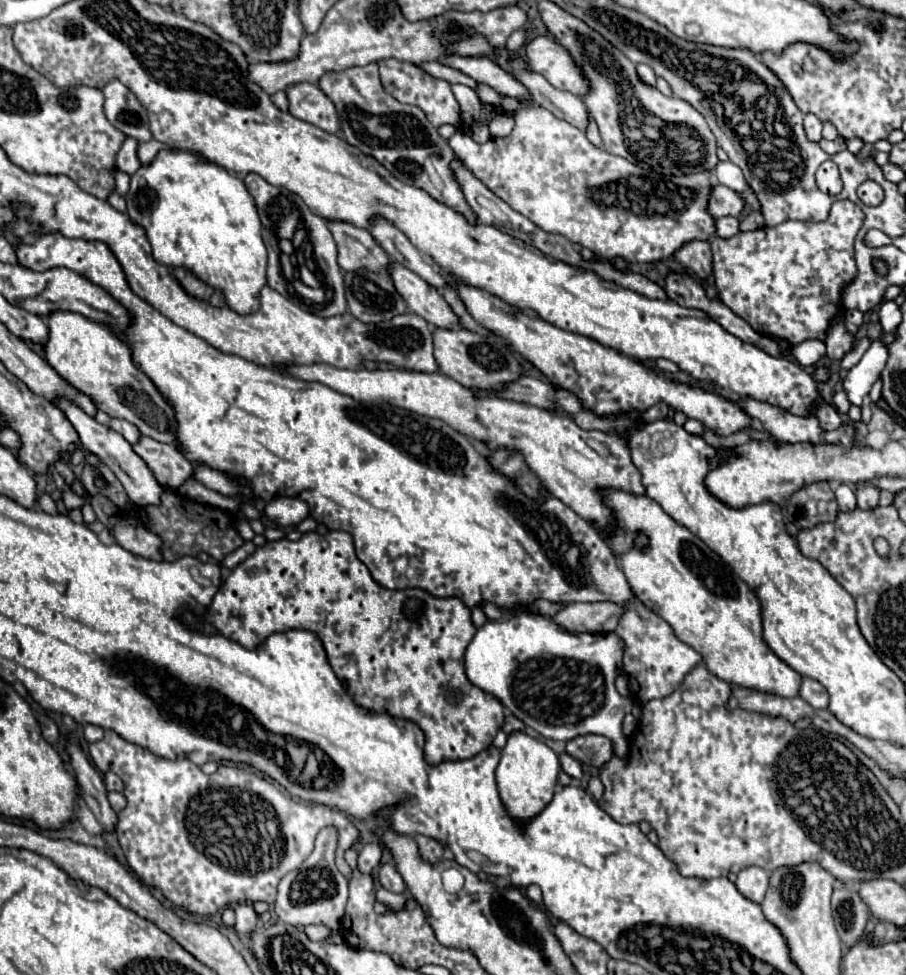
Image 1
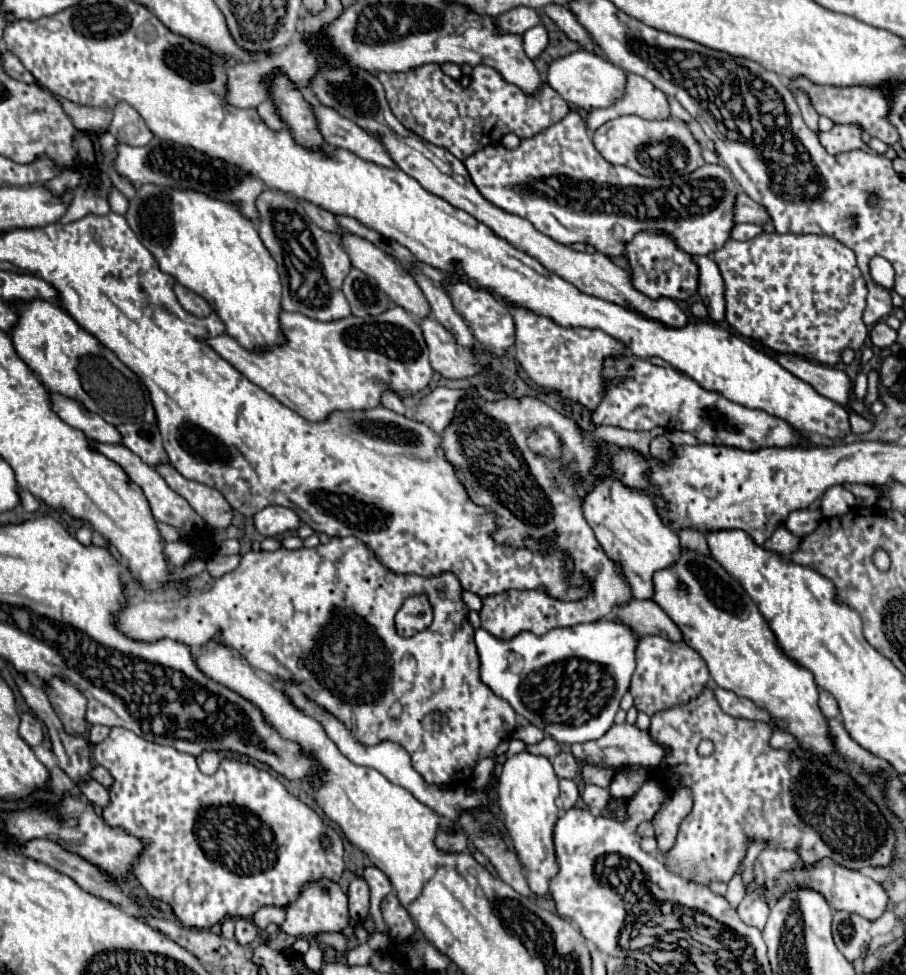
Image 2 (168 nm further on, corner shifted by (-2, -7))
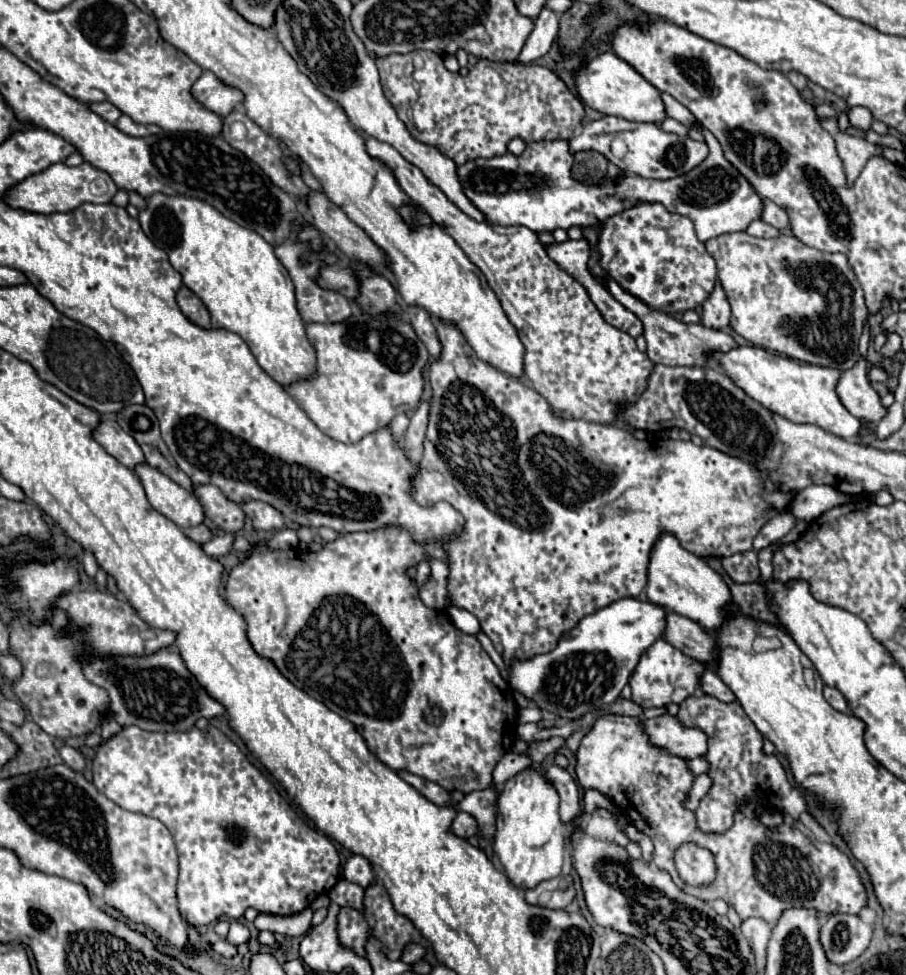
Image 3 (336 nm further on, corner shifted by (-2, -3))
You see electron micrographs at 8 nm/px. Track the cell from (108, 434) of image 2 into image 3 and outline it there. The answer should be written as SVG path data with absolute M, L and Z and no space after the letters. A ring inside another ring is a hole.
M113 418L101 420L99 428L95 430L95 440L131 472L135 472L135 466L145 462L139 444L127 432L123 432Z

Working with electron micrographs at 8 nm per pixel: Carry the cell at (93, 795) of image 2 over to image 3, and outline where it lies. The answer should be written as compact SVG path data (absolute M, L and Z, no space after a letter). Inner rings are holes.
M61 746L61 748L59 748L59 754L61 754L63 762L65 762L69 768L73 768L73 770L77 770L77 772L83 772L85 760L83 760L83 756L81 756L79 750L75 750L75 748L71 748L71 746Z

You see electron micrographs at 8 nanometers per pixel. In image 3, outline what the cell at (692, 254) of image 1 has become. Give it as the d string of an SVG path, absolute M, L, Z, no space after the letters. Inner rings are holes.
M717 284L711 296L703 302L703 324L713 330L723 330L729 326L729 318L731 318L729 302L725 298L721 284Z

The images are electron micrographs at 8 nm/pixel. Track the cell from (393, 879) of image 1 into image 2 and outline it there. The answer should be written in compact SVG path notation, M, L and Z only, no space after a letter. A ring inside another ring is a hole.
M367 868L363 878L367 880L369 890L371 890L371 914L375 920L381 920L381 918L377 918L377 912L381 912L379 904L387 894L393 892L393 886L391 886L389 878L379 868Z

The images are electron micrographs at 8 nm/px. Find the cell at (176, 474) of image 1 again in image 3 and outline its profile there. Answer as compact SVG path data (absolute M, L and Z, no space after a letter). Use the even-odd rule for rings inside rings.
M197 486L195 496L201 502L205 516L225 532L239 532L245 526L245 514L239 504L227 500L217 486Z

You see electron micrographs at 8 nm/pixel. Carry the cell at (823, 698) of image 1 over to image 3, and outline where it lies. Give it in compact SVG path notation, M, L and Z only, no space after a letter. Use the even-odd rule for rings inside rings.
M825 686L825 700L827 700L835 710L839 710L839 712L847 712L847 710L849 710L845 696L843 696L837 688Z

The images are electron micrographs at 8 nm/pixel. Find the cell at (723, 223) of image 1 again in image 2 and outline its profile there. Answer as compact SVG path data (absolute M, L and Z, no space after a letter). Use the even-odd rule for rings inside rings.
M735 224L731 230L731 238L733 240L749 240L749 238L759 236L761 232L763 232L763 228L757 224Z

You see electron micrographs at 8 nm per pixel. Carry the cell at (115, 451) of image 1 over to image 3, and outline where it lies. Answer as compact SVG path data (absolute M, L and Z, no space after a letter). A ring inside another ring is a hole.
M139 464L137 476L143 482L151 506L159 514L175 522L179 528L191 528L205 520L199 500L183 490L179 484L169 480L165 474L157 472L149 464Z

